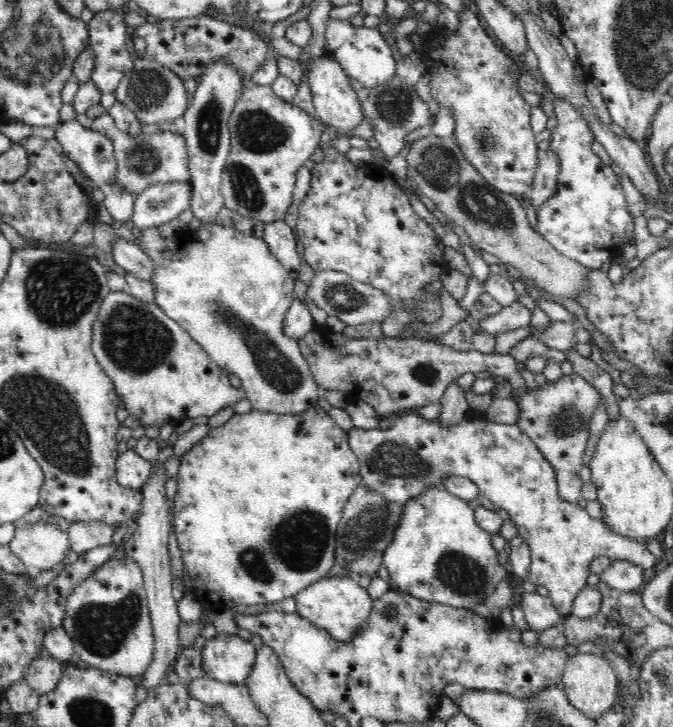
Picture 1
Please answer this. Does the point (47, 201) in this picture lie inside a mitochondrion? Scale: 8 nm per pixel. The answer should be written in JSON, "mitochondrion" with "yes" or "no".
{"mitochondrion":"yes"}

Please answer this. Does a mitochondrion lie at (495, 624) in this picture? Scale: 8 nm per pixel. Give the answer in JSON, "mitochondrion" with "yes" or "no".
{"mitochondrion":"no"}

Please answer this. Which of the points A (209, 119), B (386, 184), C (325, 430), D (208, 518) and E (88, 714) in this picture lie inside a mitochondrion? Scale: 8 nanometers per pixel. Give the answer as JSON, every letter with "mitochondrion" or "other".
{"A":"mitochondrion","B":"other","C":"other","D":"other","E":"mitochondrion"}

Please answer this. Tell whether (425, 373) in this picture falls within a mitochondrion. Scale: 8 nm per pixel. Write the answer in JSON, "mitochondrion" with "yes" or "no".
{"mitochondrion":"yes"}

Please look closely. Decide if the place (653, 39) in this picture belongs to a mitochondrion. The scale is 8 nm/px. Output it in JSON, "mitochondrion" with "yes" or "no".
{"mitochondrion":"yes"}

